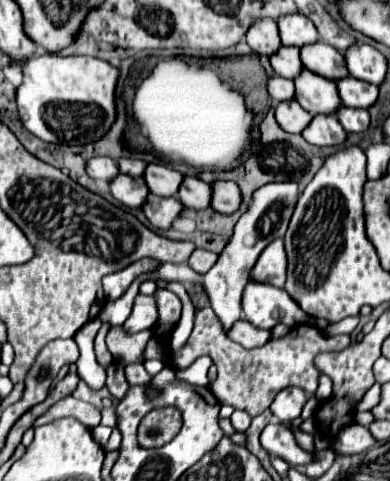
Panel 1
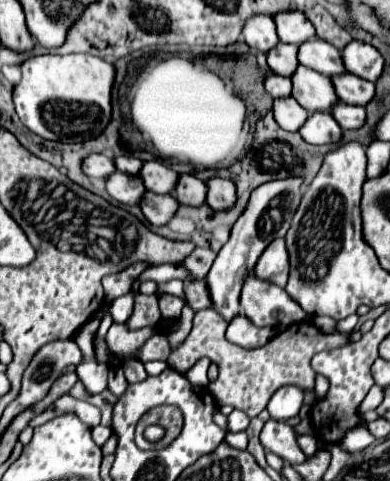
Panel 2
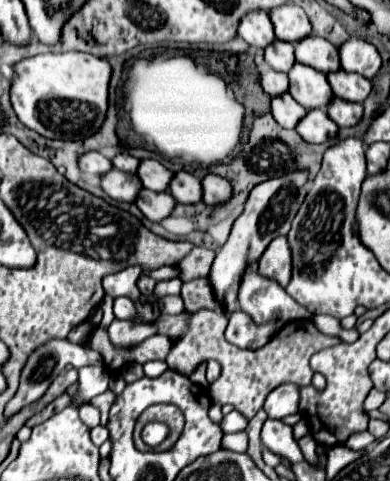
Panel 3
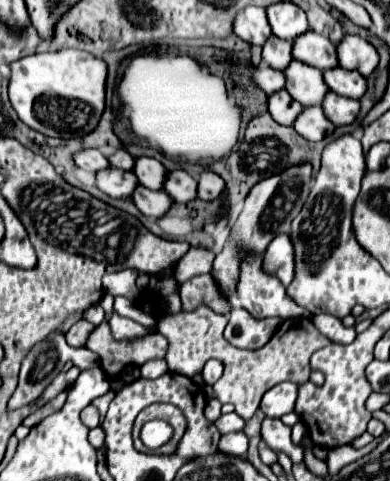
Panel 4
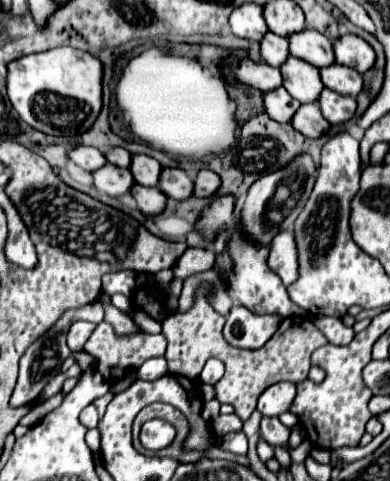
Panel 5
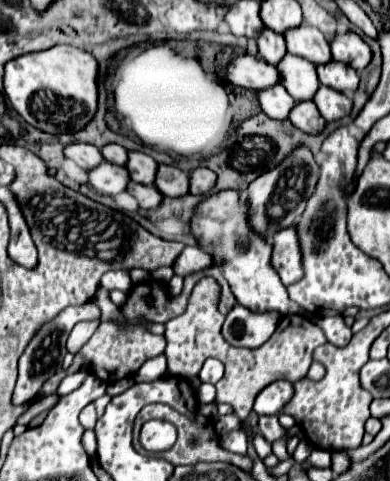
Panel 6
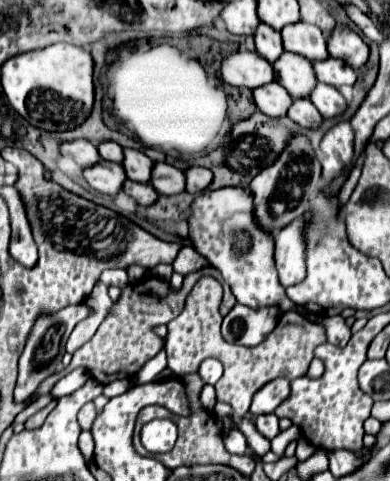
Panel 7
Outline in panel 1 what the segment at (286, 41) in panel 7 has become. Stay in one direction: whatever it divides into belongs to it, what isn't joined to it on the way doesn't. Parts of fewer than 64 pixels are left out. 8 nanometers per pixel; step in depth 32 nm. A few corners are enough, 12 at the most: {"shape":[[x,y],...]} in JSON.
{"shape":[[324,42],[300,48],[304,68],[338,80],[344,56]]}

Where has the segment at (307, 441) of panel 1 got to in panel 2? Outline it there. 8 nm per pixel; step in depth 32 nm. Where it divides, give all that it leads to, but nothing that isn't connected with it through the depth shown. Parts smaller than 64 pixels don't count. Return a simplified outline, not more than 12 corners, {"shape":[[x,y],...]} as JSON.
{"shape":[[298,436],[298,446],[306,458],[316,454],[316,438],[314,436]]}

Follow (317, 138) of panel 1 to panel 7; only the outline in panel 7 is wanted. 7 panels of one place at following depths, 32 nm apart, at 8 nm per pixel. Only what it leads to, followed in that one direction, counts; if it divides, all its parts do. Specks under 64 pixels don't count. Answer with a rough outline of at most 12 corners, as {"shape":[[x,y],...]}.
{"shape":[[308,98],[292,100],[288,118],[302,128],[318,128],[322,116]]}

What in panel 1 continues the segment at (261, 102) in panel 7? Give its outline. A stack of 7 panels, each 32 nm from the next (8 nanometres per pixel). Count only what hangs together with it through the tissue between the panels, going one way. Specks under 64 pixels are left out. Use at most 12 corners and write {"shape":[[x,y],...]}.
{"shape":[[296,102],[276,104],[276,120],[286,132],[300,134],[312,120]]}

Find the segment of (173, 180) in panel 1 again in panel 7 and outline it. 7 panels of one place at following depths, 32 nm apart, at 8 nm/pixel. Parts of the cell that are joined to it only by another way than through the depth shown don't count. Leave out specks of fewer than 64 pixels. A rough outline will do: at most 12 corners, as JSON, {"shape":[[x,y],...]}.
{"shape":[[124,148],[126,178],[148,182],[154,162],[144,152]]}

